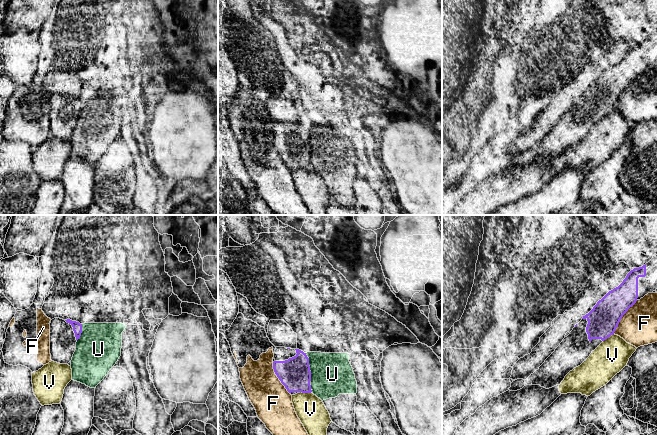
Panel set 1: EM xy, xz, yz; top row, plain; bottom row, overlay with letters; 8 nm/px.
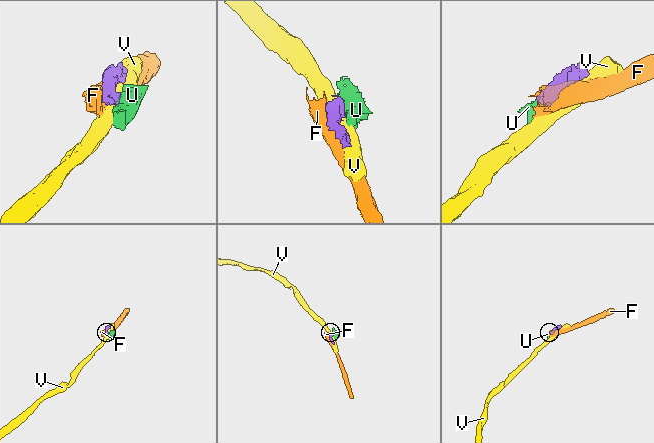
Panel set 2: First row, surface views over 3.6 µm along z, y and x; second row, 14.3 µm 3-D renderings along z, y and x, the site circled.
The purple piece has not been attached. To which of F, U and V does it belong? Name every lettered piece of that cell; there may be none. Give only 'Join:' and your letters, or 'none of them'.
Join: none of them

